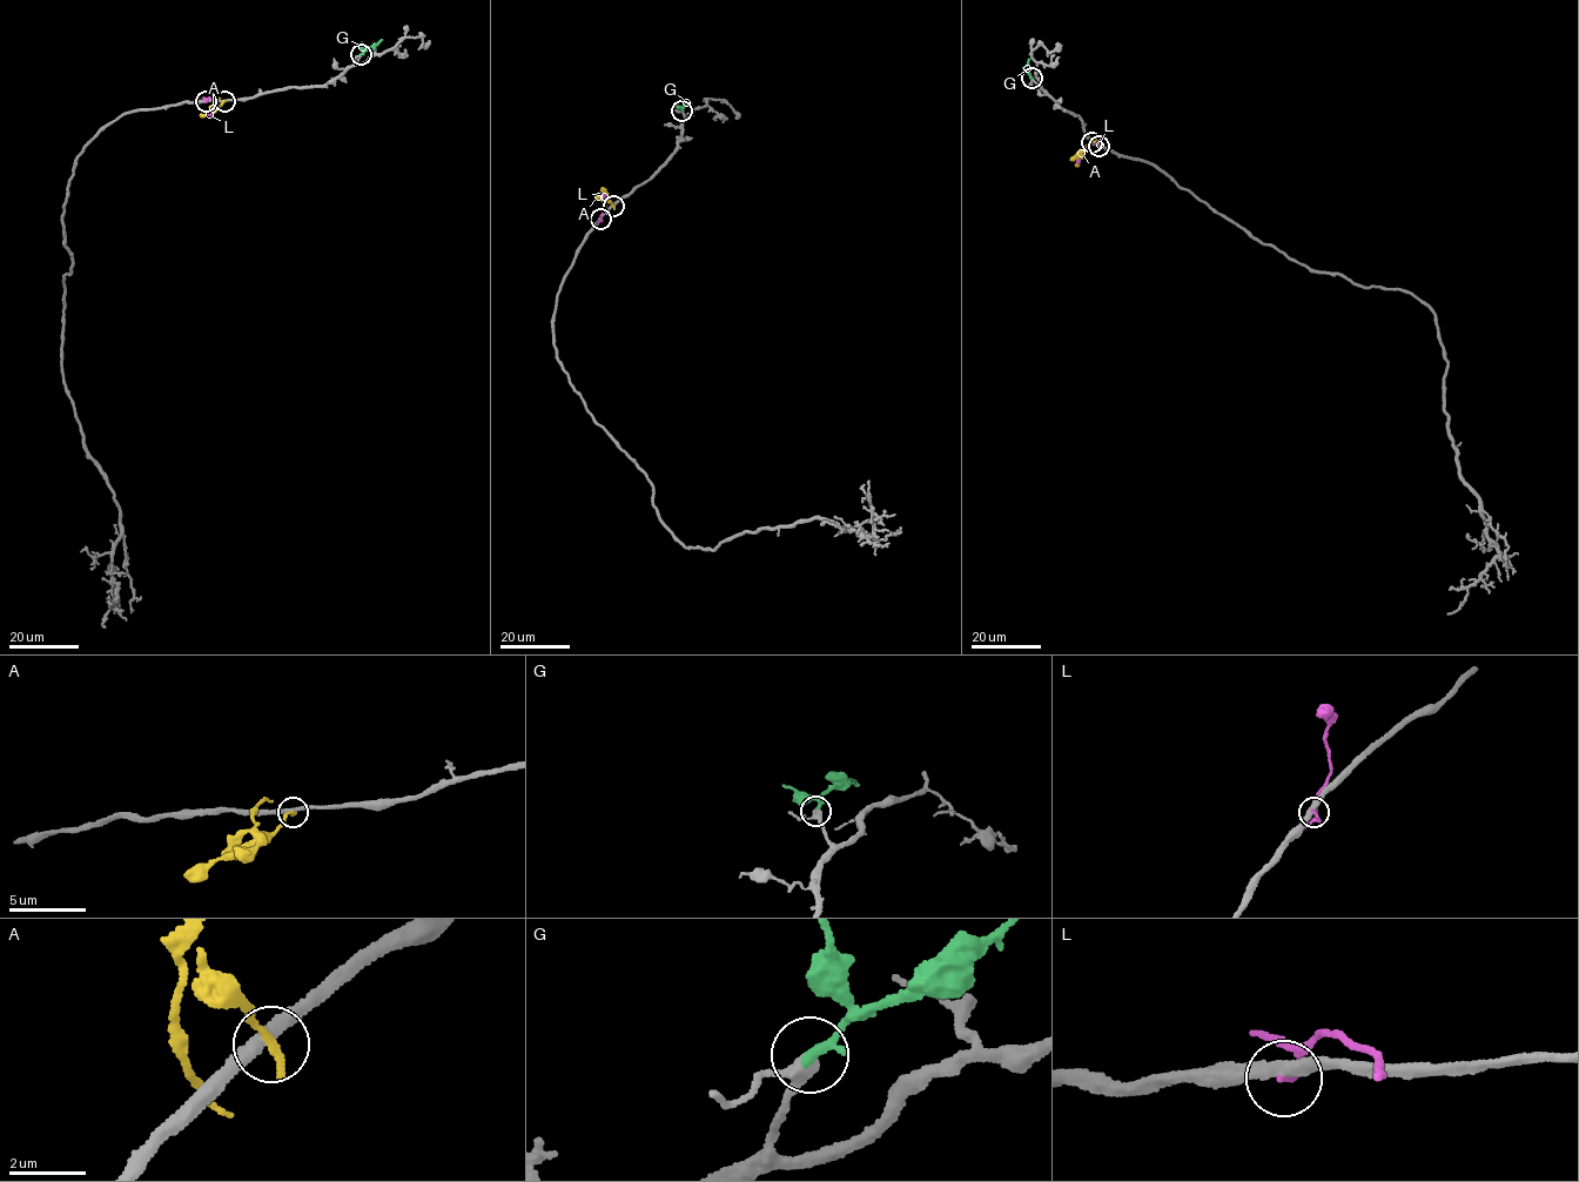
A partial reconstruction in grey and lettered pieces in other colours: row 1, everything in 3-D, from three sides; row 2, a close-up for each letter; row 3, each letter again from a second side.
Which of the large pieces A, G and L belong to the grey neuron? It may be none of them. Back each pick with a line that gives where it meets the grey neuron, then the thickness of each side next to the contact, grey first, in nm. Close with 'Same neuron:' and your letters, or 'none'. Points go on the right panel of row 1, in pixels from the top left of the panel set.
G: meets grey at (1032, 78); 320 nm thick on the grey side, 260 nm on the other
Same neuron: G

